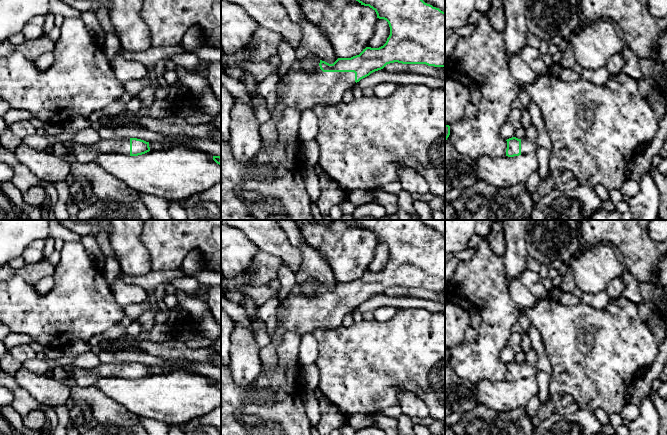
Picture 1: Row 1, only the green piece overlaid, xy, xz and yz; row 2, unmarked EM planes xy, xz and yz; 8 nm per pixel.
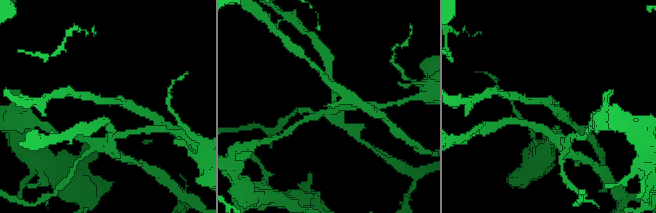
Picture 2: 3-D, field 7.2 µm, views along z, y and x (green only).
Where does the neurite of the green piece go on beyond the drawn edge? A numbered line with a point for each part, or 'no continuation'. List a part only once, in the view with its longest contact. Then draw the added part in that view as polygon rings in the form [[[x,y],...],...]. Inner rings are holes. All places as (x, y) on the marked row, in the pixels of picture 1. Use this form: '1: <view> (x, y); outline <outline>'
1: xz (300, 90); outline [[[296,60],[288,74],[280,79],[277,85],[277,96],[287,108],[296,108],[302,113],[317,105],[339,103],[344,93],[356,83],[354,72],[323,72],[319,65],[316,65],[316,68],[318,70],[316,73],[305,73],[302,61]]]

